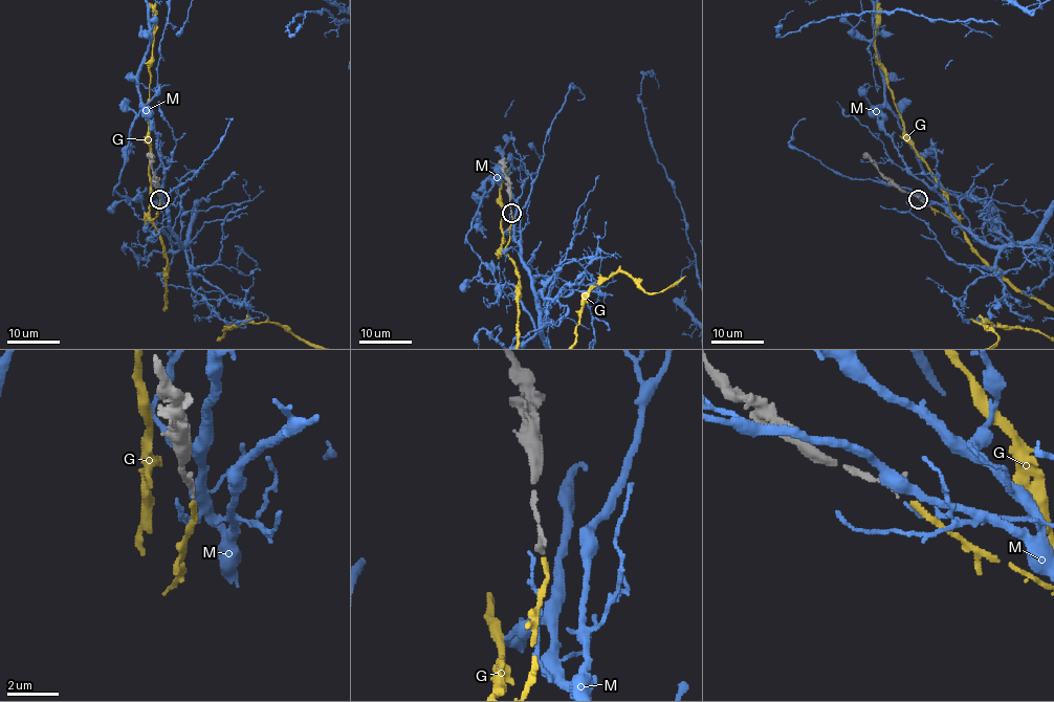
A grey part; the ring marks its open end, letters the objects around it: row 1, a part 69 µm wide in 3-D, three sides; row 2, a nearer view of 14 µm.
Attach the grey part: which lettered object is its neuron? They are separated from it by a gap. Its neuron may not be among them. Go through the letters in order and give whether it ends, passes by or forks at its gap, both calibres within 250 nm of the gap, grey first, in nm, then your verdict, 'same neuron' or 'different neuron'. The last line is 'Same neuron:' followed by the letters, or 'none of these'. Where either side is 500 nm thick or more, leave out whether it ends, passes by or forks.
G: it ends | 240/170 nm | same neuron
M: it ends | 240/120 nm | different neuron
Same neuron: G

